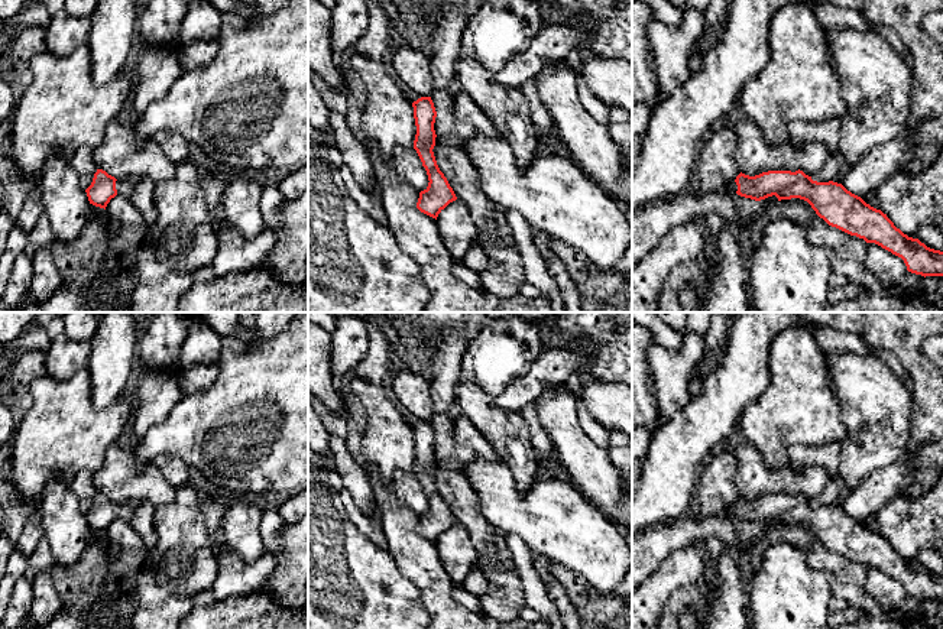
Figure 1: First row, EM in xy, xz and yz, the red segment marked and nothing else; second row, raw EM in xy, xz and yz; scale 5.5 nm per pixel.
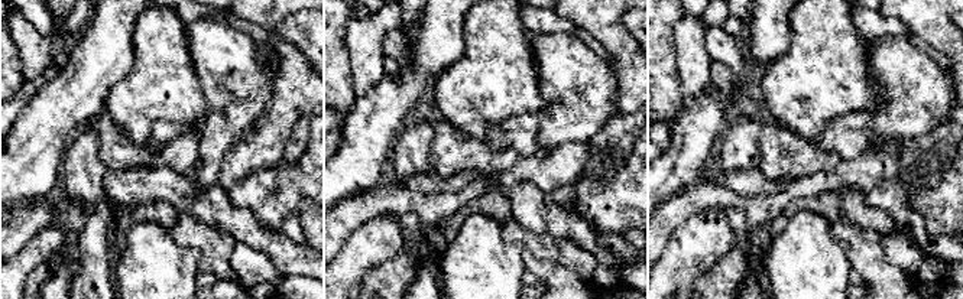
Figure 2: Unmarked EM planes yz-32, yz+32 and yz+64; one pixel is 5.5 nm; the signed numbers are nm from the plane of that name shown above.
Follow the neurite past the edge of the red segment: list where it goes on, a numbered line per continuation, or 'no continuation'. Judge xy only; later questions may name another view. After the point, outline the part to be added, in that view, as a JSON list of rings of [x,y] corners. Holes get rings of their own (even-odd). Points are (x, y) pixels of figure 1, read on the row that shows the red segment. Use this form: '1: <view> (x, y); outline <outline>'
1: xy (125, 187); outline [[[124,178],[124,179],[117,179],[116,181],[116,189],[117,189],[117,195],[121,195],[124,198],[130,198],[135,185],[136,185],[136,179],[135,178]]]

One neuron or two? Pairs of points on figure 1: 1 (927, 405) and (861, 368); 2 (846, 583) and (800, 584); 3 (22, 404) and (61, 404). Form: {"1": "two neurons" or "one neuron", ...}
{"1": "two neurons", "2": "two neurons", "3": "two neurons"}

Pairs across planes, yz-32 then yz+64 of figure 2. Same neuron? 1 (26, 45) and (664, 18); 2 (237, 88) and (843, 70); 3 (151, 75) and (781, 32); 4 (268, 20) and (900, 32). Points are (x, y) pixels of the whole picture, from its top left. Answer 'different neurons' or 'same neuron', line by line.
1: different neurons
2: different neurons
3: different neurons
4: different neurons

